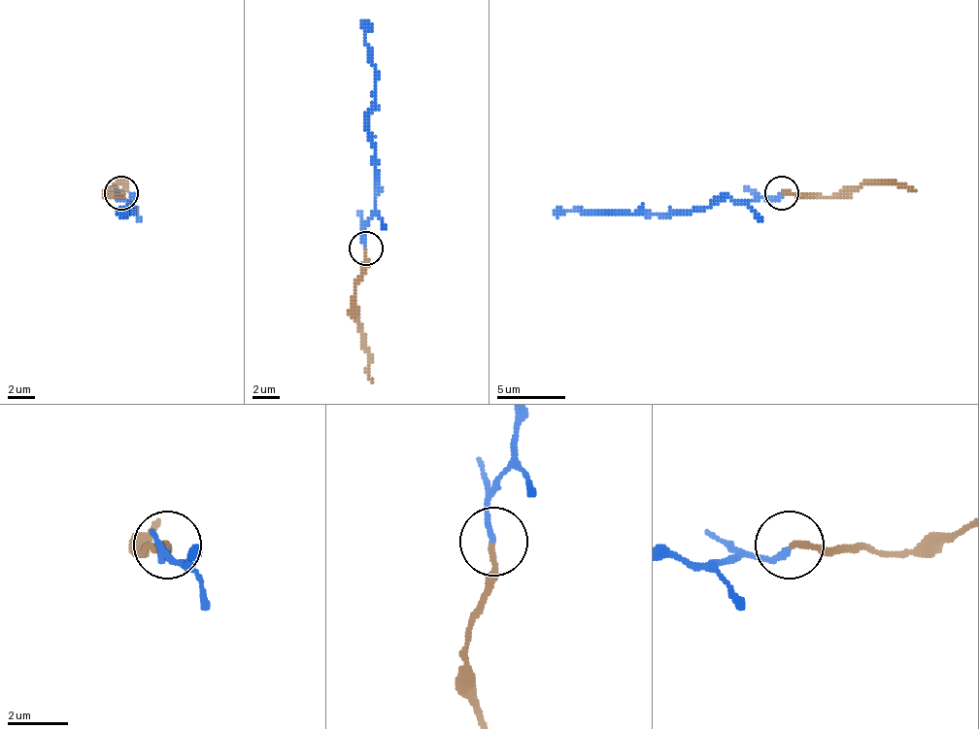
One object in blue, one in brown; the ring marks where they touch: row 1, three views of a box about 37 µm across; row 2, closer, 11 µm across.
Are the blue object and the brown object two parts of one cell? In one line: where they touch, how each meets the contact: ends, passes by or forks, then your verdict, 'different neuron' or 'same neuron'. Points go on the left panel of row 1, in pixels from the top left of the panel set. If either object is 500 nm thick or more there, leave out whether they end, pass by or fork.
(121, 193) | blue ends | brown ends | different neuron

